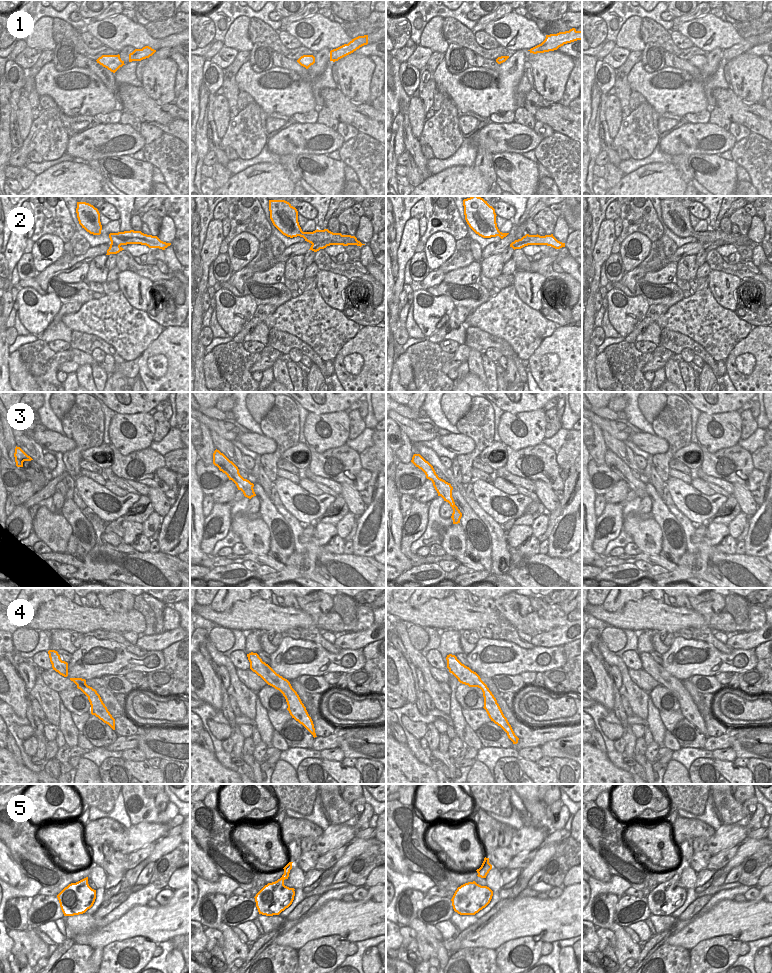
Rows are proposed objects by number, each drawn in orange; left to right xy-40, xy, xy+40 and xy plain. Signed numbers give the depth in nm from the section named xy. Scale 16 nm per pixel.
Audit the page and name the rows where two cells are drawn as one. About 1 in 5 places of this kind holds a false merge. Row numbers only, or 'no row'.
2

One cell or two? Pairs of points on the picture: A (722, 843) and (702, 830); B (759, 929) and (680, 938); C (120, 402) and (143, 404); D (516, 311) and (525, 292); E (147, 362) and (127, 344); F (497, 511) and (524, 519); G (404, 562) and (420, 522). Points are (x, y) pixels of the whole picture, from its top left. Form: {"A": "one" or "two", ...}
{"A": "two", "B": "one", "C": "one", "D": "two", "E": "two", "F": "two", "G": "two"}

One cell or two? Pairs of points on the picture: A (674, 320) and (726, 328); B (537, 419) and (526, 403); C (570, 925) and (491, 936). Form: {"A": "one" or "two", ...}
{"A": "one", "B": "two", "C": "one"}

